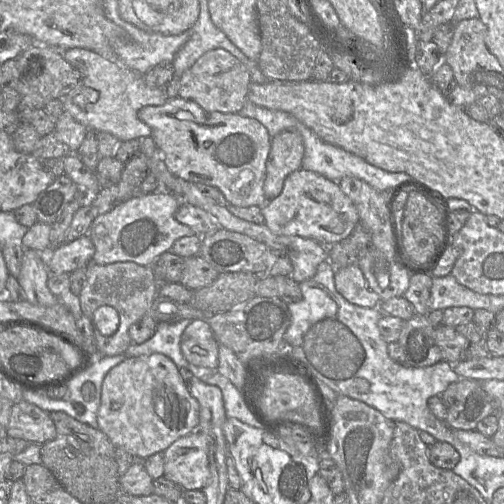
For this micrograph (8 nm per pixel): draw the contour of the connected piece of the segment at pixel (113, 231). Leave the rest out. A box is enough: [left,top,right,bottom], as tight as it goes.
[88,193,195,266]

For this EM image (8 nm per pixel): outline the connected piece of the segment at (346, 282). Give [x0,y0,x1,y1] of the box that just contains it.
[336,264,380,308]

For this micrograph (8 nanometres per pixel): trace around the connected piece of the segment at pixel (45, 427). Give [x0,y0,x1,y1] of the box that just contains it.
[7,400,56,446]

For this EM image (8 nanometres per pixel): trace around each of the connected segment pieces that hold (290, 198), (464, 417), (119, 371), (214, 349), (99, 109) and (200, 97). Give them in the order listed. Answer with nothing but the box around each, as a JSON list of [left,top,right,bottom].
[[262,168,360,245],[441,378,495,430],[97,354,200,459],[181,319,219,369],[62,48,169,142],[178,48,251,113]]

